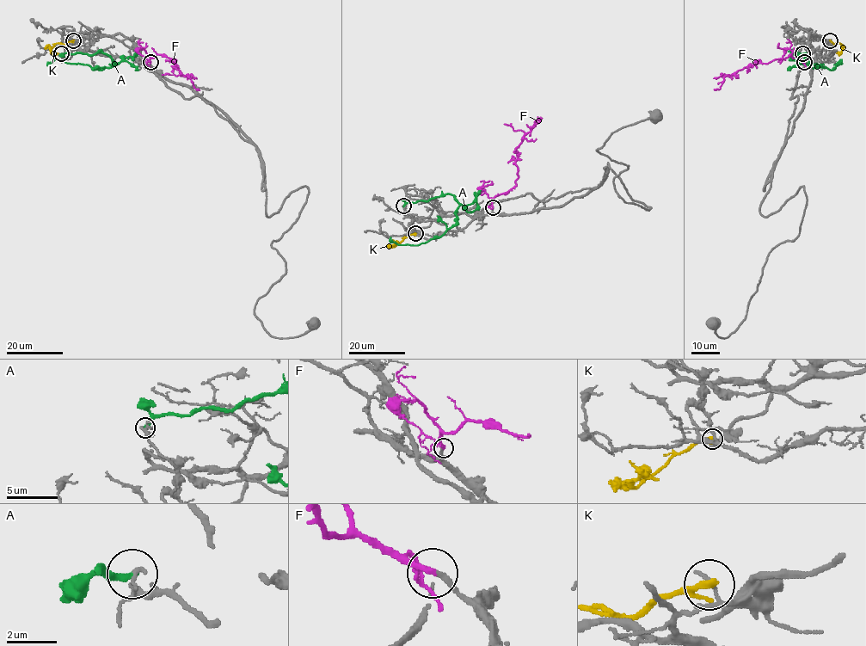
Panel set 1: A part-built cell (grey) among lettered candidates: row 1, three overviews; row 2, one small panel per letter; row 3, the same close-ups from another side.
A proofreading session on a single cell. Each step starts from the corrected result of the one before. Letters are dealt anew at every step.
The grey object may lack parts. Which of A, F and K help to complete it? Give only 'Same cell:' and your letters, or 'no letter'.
Same cell: F

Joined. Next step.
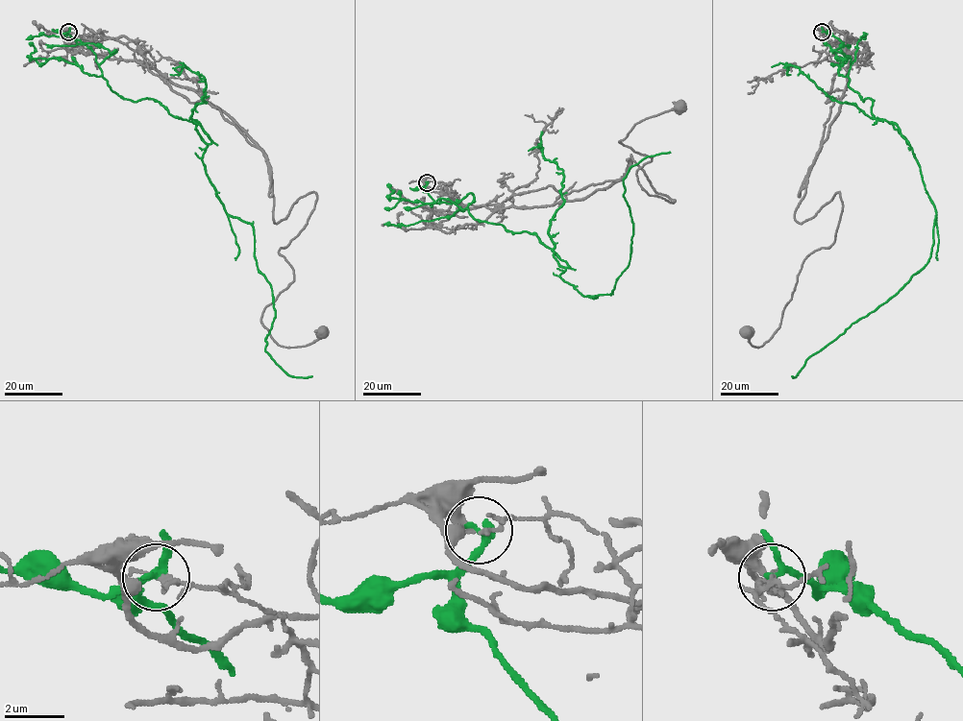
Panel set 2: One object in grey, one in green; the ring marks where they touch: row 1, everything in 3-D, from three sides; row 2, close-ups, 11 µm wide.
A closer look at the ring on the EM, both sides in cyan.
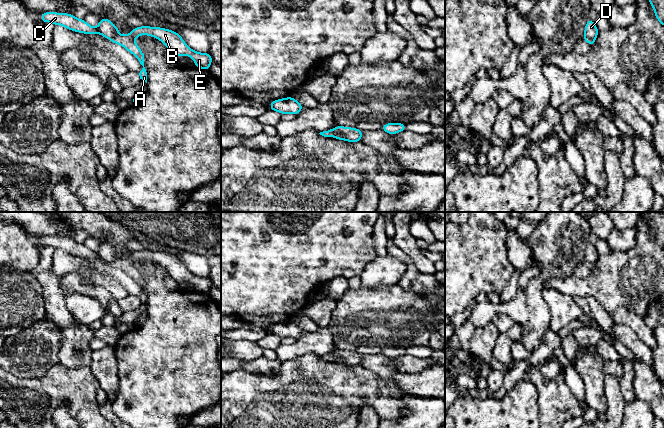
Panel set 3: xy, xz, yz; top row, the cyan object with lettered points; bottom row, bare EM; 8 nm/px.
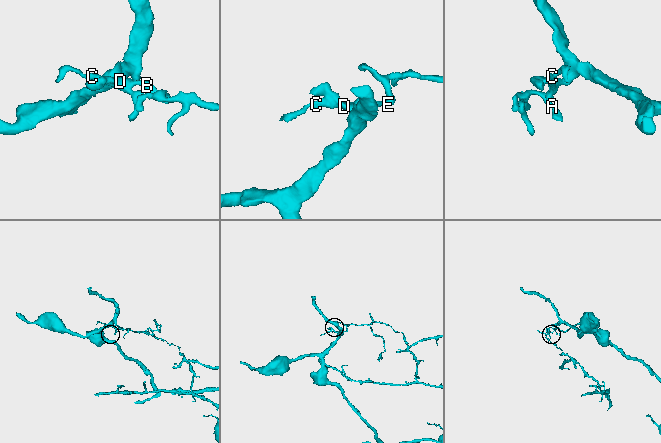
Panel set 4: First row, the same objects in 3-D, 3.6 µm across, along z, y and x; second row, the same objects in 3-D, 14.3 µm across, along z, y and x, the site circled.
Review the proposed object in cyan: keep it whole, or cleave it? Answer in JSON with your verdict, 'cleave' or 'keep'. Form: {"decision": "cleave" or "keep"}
{"decision": "cleave"}

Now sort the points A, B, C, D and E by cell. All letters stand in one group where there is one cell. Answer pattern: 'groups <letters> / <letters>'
groups A B C E / D

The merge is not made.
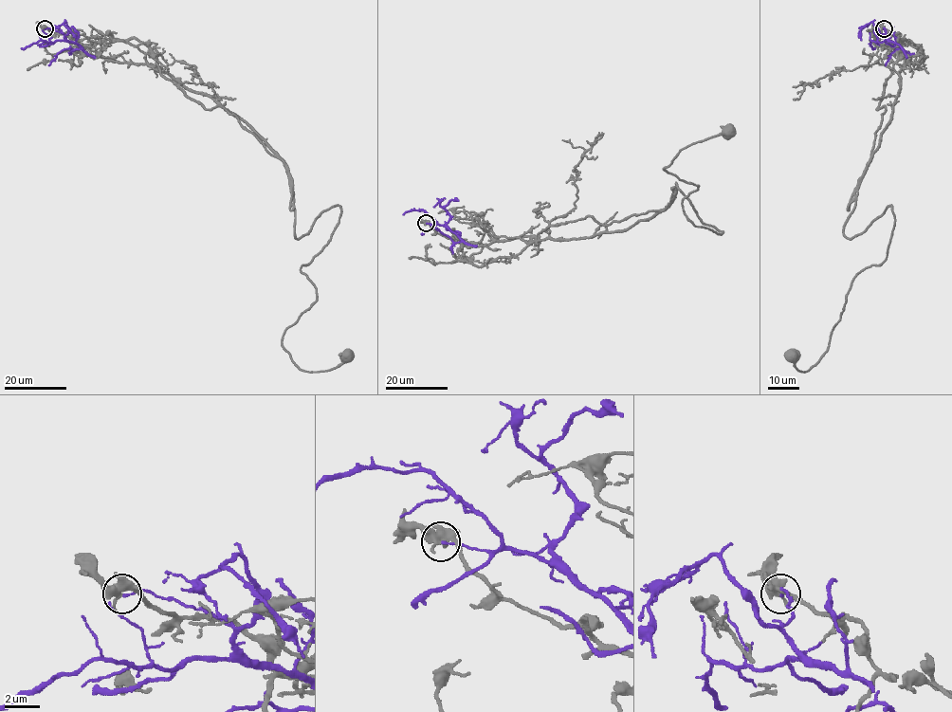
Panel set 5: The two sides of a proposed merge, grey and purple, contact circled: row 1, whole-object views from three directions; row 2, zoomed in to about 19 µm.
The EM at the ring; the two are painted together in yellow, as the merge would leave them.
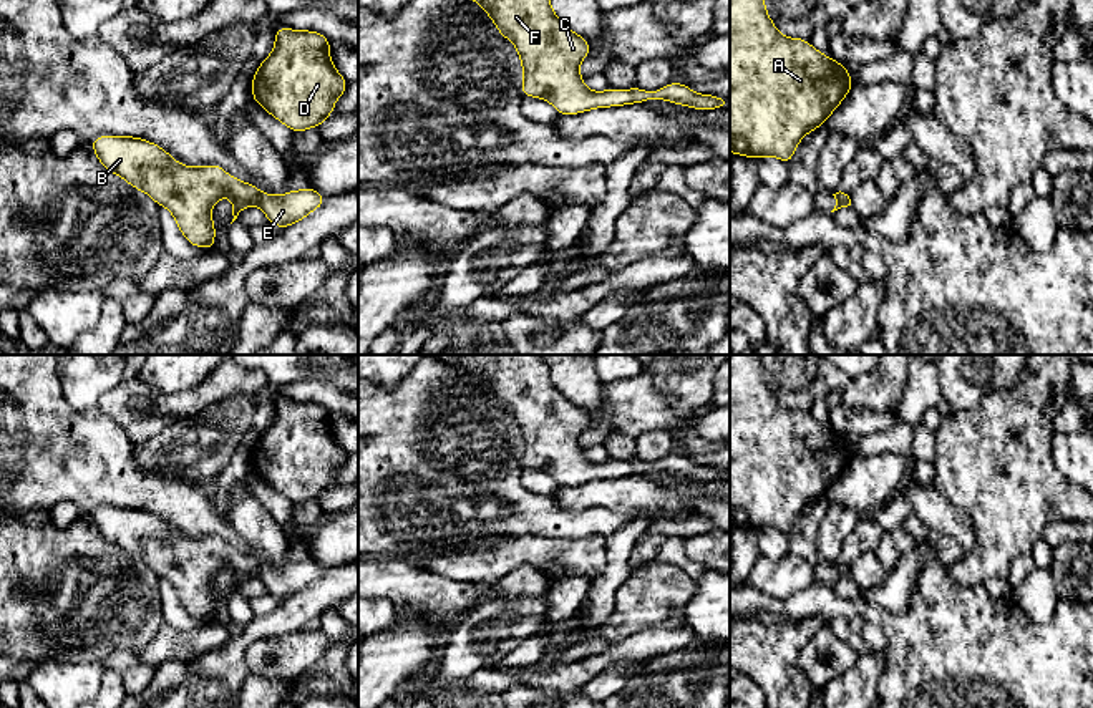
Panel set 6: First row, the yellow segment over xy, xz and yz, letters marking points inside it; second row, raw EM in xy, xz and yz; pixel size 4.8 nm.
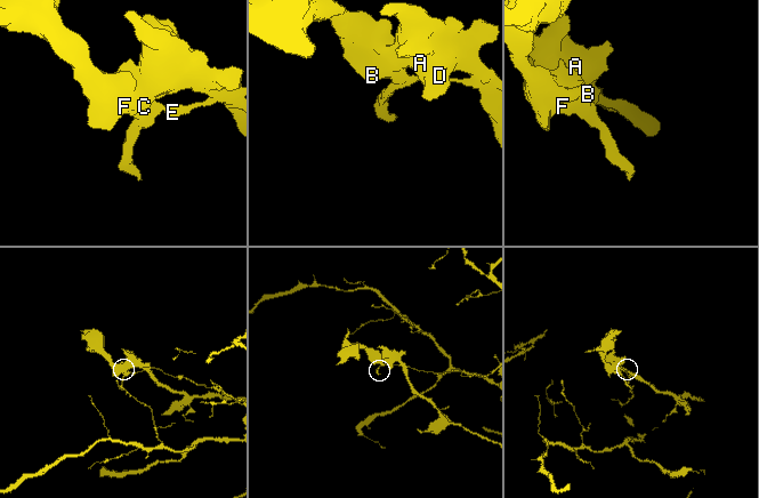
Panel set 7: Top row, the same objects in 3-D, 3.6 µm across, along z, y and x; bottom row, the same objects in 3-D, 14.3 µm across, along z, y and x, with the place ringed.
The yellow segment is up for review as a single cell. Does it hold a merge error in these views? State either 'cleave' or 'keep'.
cleave

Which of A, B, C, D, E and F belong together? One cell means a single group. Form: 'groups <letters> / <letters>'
groups A B C D F / E

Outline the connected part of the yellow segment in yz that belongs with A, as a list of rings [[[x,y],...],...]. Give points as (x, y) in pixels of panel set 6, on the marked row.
[[[730,0],[730,153],[755,159],[773,156],[789,164],[799,141],[826,124],[853,86],[846,65],[814,50],[809,40],[781,35],[765,0]]]

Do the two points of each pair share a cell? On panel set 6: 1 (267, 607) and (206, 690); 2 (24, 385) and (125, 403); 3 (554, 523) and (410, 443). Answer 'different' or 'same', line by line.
1: different
2: different
3: same

